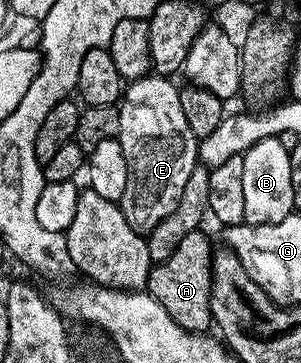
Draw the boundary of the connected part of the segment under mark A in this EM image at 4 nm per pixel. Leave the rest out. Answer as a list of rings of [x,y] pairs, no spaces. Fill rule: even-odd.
[[[203,229],[190,232],[182,239],[182,244],[166,260],[153,265],[148,277],[147,293],[151,294],[168,315],[184,330],[191,334],[204,334],[207,326],[213,325],[210,308],[210,288],[212,287],[212,255],[214,245],[204,235]]]

